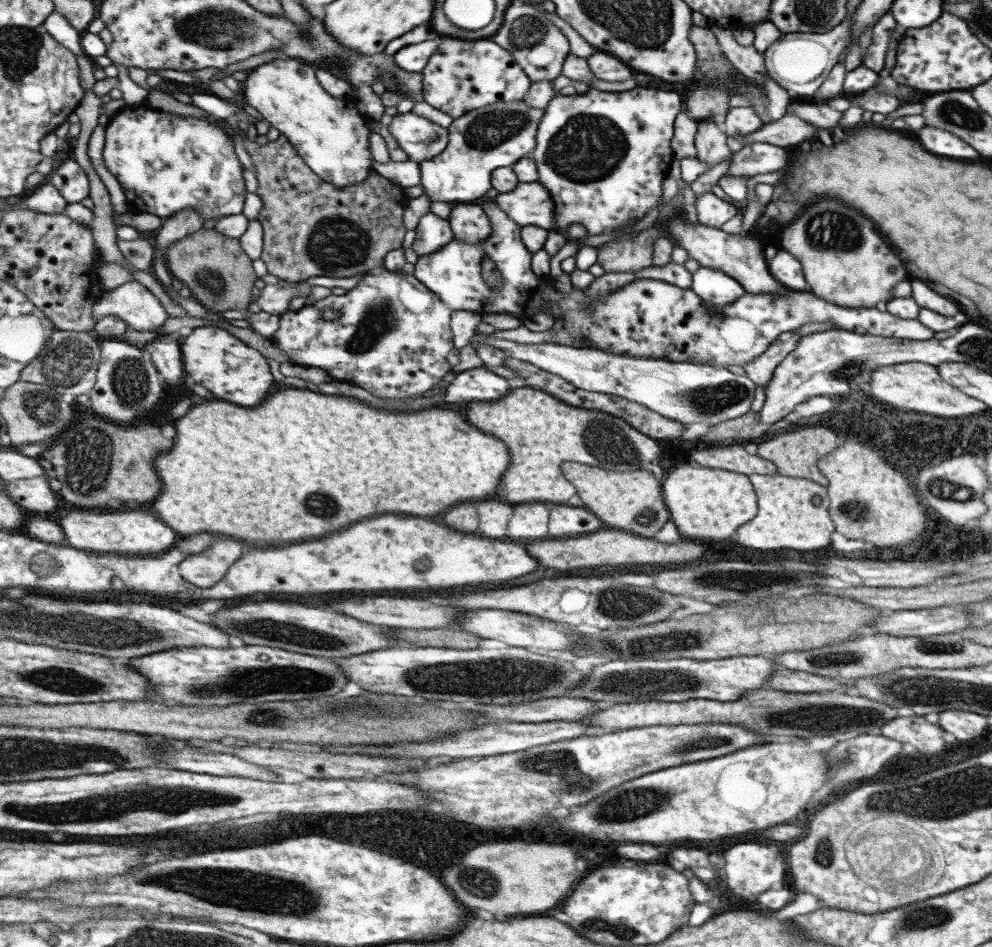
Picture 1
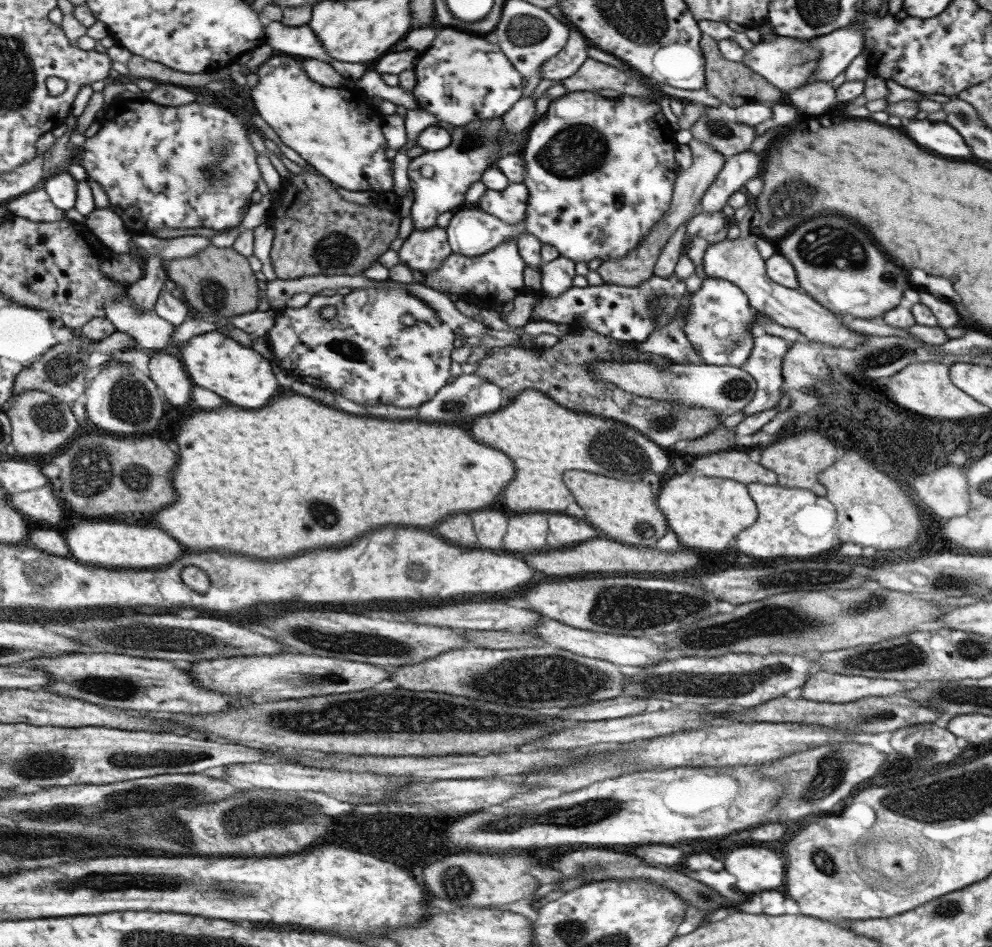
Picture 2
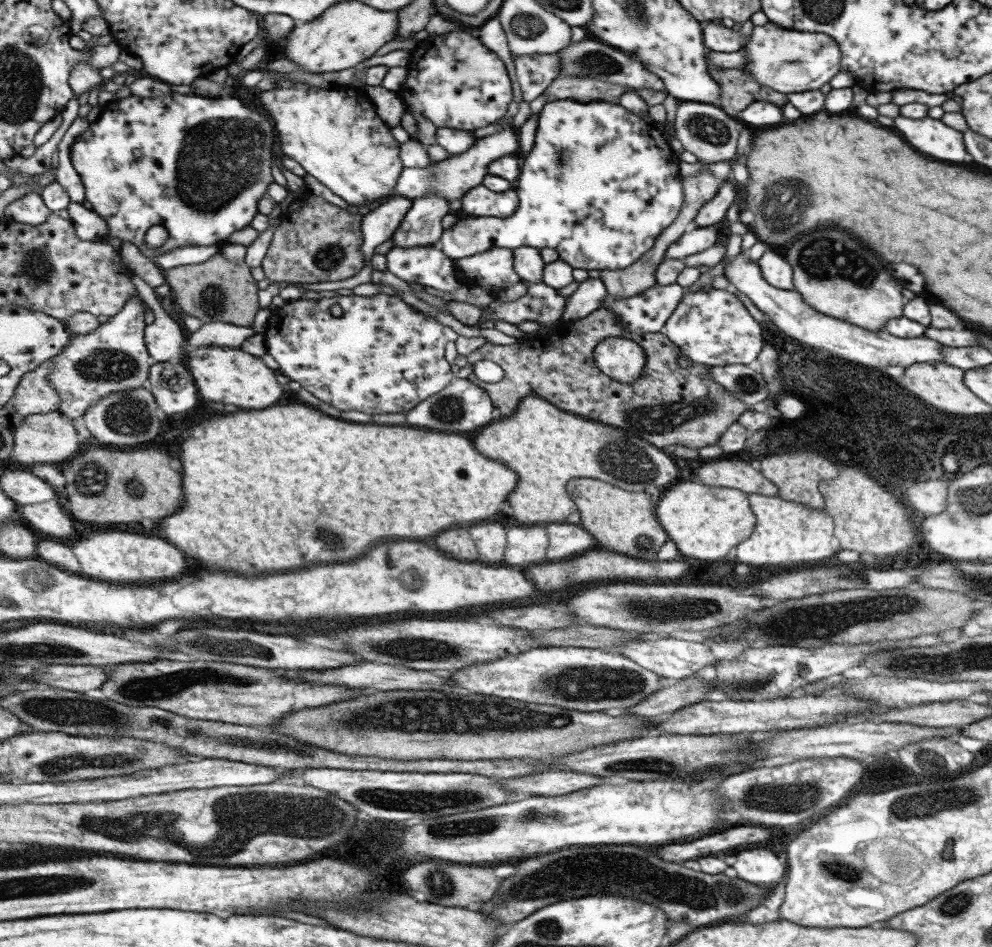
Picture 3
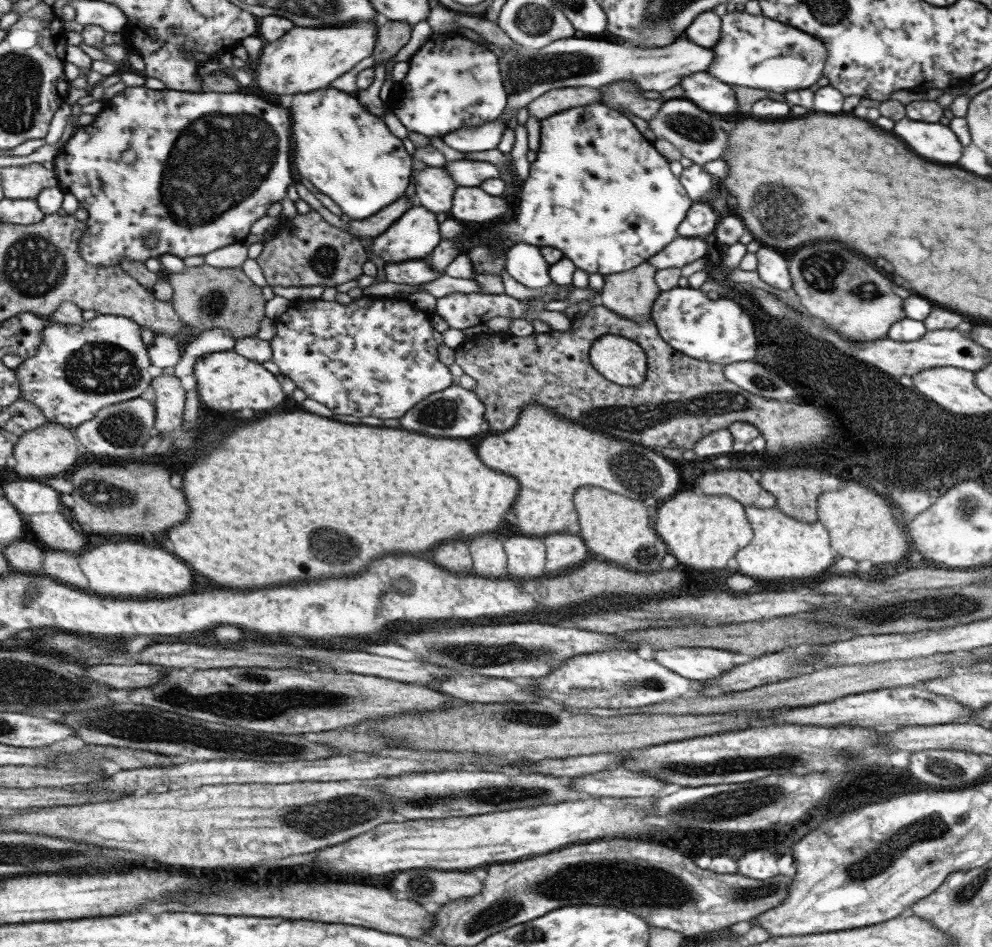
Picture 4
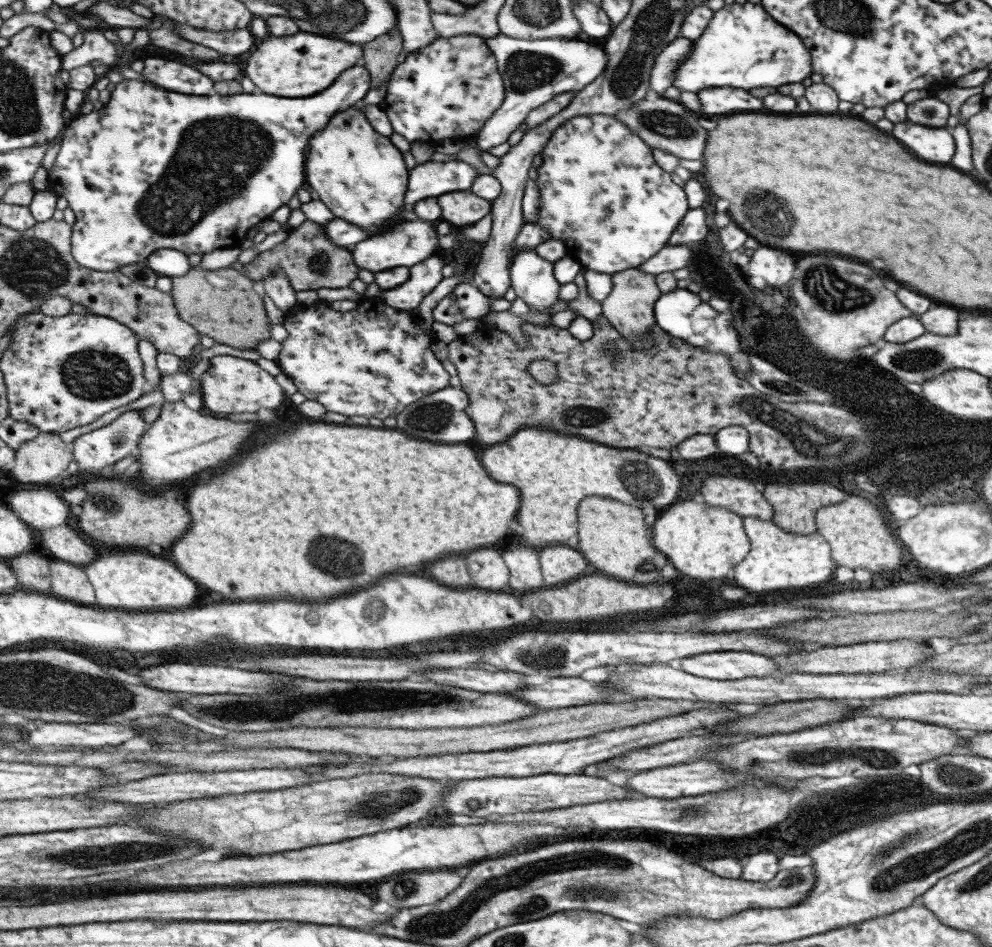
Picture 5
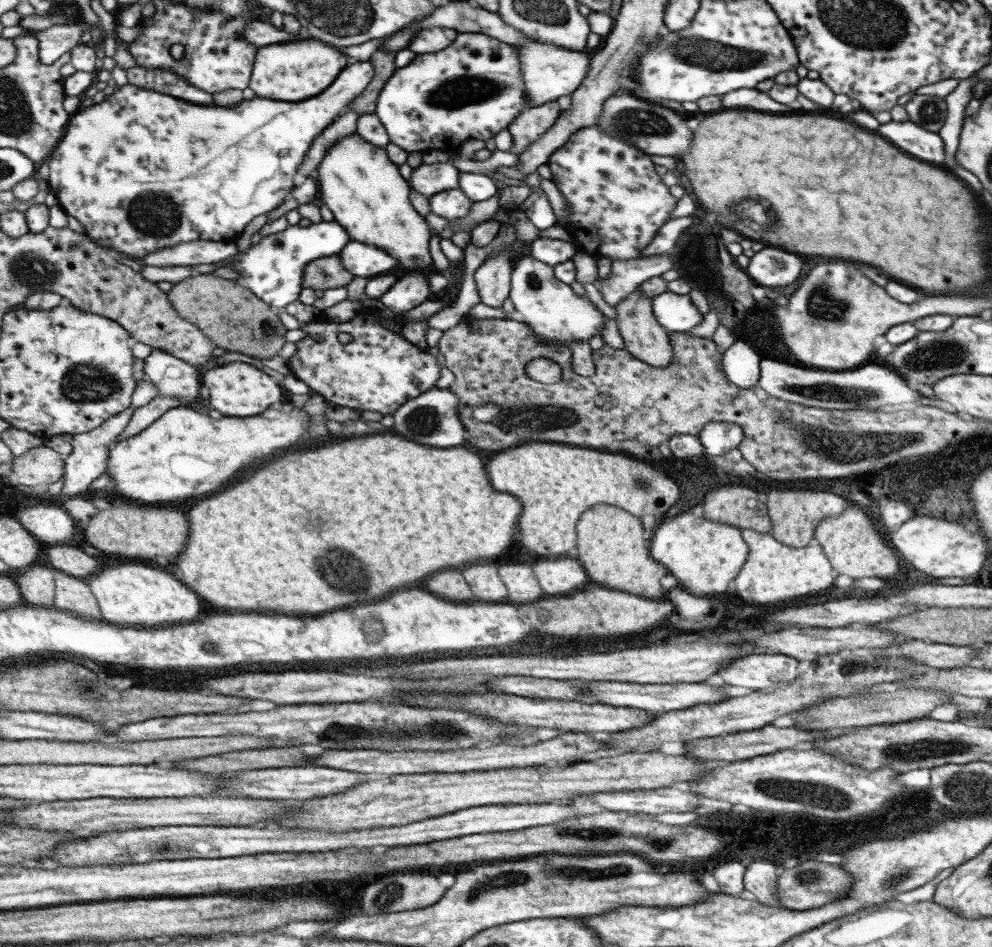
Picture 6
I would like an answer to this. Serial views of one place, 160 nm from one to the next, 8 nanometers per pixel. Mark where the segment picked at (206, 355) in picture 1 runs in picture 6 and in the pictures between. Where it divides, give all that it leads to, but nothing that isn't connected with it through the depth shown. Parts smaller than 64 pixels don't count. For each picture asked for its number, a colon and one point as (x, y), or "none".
2: (241, 375)
3: (232, 376)
4: (227, 381)
5: (232, 385)
6: (237, 389)

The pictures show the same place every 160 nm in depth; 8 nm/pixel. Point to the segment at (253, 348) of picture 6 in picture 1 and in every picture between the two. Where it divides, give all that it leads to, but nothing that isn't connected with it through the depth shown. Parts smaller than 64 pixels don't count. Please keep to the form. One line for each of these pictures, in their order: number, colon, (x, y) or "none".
1: (220, 275)
2: (220, 282)
3: (220, 290)
4: (206, 297)
5: (225, 305)

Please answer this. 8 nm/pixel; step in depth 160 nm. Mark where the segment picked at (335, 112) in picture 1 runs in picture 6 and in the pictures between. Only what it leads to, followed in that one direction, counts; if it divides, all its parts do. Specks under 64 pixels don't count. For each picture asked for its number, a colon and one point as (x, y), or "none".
2: (334, 132)
3: (342, 142)
4: (347, 153)
5: (361, 177)
6: (364, 190)

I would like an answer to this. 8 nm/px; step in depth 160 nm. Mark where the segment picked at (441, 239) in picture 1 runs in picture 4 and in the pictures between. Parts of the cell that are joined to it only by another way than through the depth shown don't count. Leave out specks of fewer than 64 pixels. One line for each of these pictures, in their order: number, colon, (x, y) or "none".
2: (424, 250)
3: (426, 265)
4: (417, 271)

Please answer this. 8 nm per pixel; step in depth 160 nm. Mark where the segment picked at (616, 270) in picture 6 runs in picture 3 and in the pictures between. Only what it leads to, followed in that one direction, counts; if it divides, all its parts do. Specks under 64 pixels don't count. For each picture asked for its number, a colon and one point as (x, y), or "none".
3: (697, 239)
4: (682, 250)
5: (671, 257)

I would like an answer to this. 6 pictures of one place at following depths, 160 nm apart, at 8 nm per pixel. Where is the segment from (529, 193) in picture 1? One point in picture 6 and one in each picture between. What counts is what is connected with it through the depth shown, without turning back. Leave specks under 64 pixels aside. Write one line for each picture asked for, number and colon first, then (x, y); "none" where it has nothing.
2: (509, 205)
3: (479, 201)
4: (469, 204)
5: (459, 208)
6: (449, 204)

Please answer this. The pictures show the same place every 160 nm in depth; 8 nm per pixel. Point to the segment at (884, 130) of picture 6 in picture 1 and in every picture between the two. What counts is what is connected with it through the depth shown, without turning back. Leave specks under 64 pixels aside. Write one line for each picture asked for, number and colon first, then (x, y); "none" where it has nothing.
1: (936, 141)
2: (937, 138)
3: (930, 137)
4: (936, 142)
5: (933, 144)

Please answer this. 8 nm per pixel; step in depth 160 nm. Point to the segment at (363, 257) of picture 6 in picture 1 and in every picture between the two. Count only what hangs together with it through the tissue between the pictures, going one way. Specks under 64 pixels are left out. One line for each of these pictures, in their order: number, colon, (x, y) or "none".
1: (495, 136)
2: (438, 180)
3: (421, 225)
4: (415, 233)
5: (412, 241)

